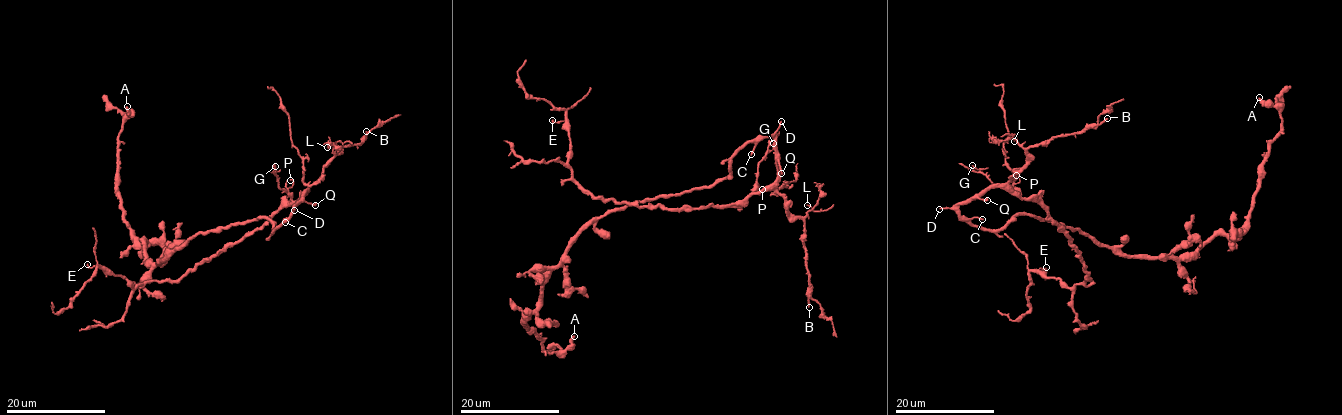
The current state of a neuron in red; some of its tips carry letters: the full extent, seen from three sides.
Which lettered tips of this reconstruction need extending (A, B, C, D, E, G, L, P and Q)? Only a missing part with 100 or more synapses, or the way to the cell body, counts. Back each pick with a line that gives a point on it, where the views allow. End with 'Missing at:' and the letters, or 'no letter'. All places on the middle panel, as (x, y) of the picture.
D: at (781, 121)
Missing at: D

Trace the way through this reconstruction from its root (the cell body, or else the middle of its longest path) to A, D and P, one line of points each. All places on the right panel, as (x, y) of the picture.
A: (992, 230), (1028, 214), (1129, 256), (1183, 257), (1233, 235), (1282, 121), (1259, 97)
D: (992, 230), (976, 227), (954, 210), (939, 209)
P: (992, 230), (967, 221), (960, 215), (959, 205), (995, 187), (1020, 196), (1013, 188), (1020, 180), (1016, 175)

